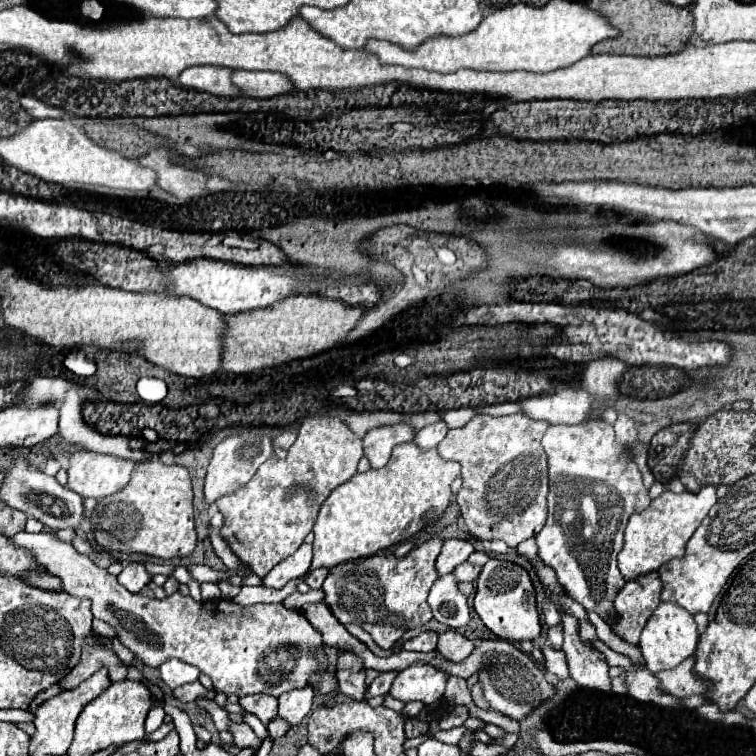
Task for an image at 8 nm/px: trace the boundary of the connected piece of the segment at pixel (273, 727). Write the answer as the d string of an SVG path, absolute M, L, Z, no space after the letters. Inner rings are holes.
M276 717L272 723L270 723L270 727L268 727L268 731L270 731L270 737L272 739L278 739L278 737L282 737L282 735L286 735L286 731L290 729L290 725L282 719L282 717Z

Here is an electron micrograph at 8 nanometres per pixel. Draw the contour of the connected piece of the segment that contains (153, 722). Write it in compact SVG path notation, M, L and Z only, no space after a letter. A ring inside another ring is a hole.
M156 703L156 705L150 709L148 717L146 717L146 725L144 725L144 729L146 729L148 733L156 731L156 729L162 725L164 717L166 717L166 713L164 713L164 709L162 709L162 703Z

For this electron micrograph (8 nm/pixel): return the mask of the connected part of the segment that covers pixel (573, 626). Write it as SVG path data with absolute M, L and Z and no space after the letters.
M560 613L560 617L562 617L562 625L564 625L562 651L566 653L572 679L588 691L610 693L612 683L610 683L610 675L608 675L606 657L598 649L592 649L582 643L582 639L578 635L578 621L574 617L570 617L566 613Z

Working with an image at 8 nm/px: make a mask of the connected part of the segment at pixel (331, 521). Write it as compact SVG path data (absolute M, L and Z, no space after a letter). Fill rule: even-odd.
M412 443L396 445L386 467L356 473L322 503L312 529L314 559L310 569L330 569L348 559L374 555L412 537L446 511L452 497L450 485L458 475L460 465L442 459L436 449L422 451Z

